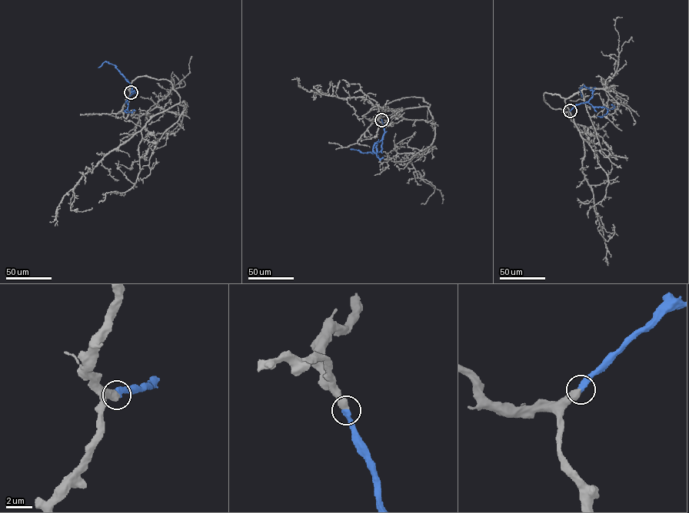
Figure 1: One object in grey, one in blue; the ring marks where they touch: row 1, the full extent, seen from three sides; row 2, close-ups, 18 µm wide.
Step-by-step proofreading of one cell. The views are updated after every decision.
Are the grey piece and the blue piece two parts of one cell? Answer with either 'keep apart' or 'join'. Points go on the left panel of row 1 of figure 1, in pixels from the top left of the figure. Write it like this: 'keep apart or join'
join

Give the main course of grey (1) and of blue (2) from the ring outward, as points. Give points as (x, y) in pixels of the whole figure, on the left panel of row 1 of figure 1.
1: (131, 92), (137, 77), (166, 79), (180, 101), (152, 116), (83, 174), (73, 189), (71, 209), (91, 207)
2: (131, 92), (134, 92), (131, 85), (114, 65), (104, 61), (98, 67)

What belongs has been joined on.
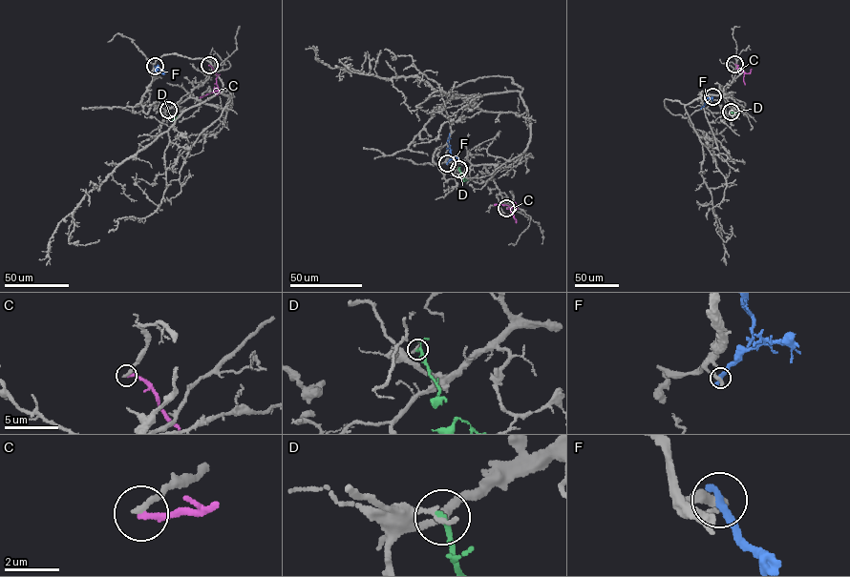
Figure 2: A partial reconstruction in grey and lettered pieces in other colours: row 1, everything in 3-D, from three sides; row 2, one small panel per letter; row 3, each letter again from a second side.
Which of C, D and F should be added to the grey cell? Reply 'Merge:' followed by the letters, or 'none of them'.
Merge: none of them

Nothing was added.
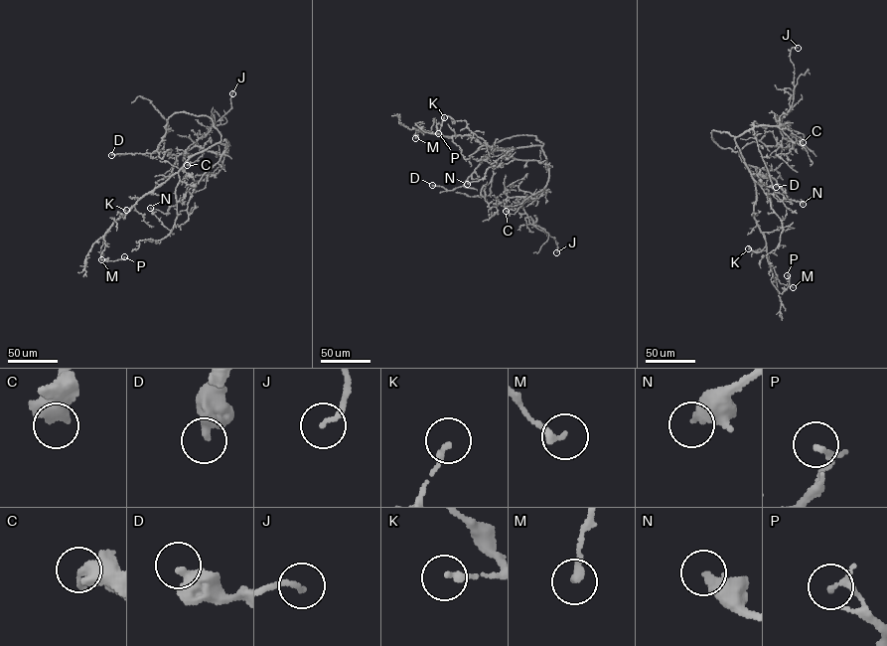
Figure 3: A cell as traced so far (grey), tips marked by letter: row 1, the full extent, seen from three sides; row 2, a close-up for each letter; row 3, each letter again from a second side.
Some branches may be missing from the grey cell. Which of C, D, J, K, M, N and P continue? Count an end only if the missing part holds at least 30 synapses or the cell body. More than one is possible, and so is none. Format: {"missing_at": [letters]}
{"missing_at": []}

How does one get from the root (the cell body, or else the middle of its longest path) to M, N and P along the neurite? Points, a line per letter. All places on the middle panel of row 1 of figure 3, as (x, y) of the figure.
M: (530, 146), (495, 149), (468, 135), (450, 137), (418, 130), (415, 138)
N: (530, 146), (540, 145), (547, 164), (539, 160), (515, 159), (489, 167), (484, 179), (467, 184)
P: (530, 146), (494, 149), (468, 135), (444, 136), (419, 128), (420, 121), (415, 123), (424, 131), (438, 133)

